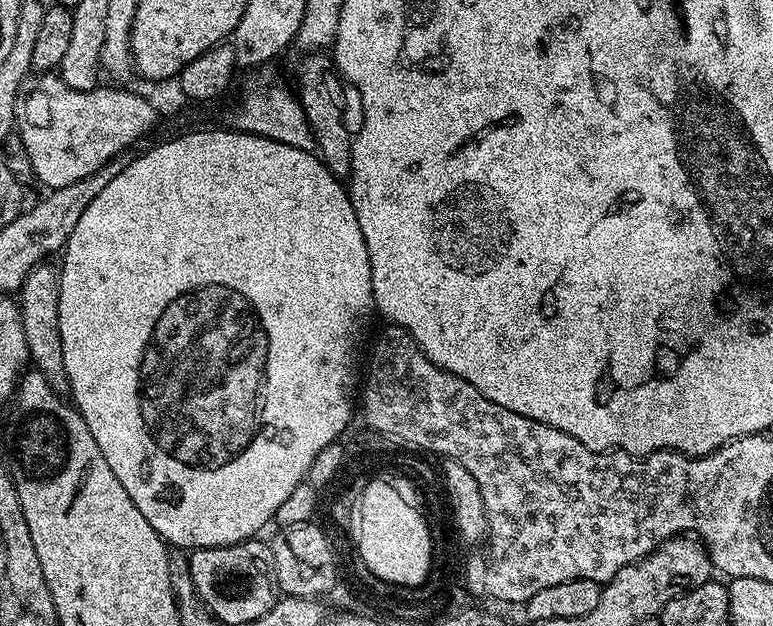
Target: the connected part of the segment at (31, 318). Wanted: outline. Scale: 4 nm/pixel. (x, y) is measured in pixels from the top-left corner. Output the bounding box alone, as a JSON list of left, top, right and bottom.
[18,262,69,394]

